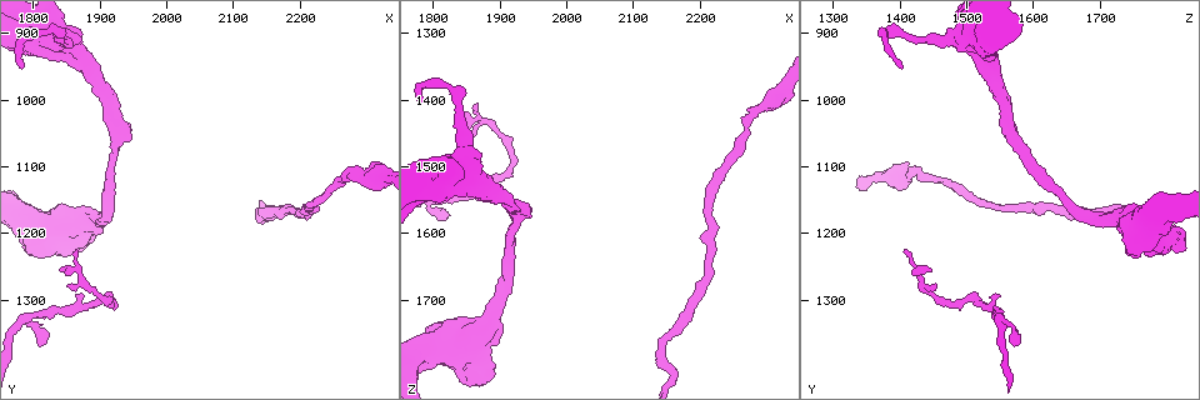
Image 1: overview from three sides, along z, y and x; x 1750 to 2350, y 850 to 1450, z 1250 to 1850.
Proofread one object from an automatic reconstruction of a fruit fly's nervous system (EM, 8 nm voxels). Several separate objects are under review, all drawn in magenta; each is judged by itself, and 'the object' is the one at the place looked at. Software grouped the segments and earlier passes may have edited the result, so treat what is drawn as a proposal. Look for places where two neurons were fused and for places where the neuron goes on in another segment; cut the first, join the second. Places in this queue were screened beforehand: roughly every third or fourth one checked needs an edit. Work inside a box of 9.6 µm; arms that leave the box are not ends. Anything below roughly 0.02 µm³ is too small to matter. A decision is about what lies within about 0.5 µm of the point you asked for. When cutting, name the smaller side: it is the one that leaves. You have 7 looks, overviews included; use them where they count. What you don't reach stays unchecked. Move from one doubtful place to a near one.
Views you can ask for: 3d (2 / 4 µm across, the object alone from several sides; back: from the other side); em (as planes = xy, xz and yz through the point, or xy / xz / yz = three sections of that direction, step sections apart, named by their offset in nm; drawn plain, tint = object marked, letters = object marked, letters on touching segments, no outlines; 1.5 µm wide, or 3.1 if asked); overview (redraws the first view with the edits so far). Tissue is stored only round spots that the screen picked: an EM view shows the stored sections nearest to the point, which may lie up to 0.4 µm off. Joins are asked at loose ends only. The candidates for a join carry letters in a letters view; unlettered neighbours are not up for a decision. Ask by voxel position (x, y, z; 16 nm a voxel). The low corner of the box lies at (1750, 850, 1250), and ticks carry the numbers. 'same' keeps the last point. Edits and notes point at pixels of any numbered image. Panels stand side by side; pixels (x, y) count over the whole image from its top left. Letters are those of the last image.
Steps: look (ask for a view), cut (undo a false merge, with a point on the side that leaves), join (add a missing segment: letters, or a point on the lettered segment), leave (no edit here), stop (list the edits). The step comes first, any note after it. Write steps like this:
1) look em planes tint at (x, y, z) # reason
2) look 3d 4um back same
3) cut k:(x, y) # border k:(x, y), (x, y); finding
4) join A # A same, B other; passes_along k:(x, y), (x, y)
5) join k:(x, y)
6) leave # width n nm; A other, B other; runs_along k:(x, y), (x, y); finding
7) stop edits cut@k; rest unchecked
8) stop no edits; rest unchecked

look 3d 4um at (2140, 1170, 1775)

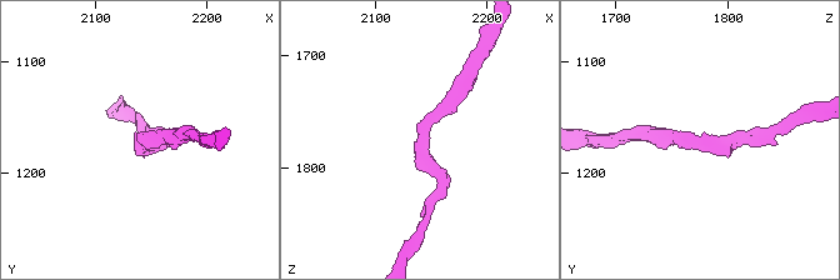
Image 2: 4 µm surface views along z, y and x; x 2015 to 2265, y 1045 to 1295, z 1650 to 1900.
look em planes tint at (2144, 1172, 1774) # arm_widths 220, 240 nm

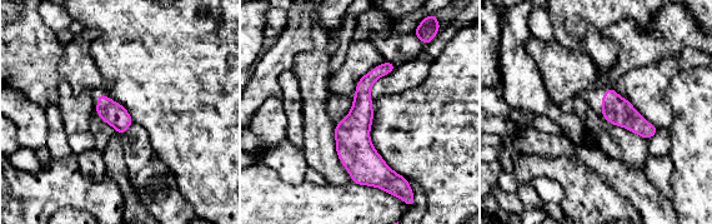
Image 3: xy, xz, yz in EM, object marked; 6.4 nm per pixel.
look em planes letters same

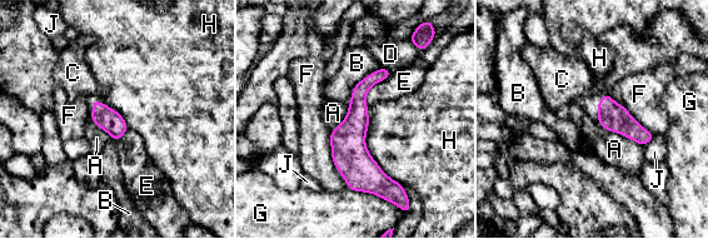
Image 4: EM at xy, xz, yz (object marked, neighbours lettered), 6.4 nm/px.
leave # width 140 nm; A other, B other, C other, D other, E other, F other, G other, H other, J other; all the same neuron

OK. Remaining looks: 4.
look 3d 4um back at (2280, 1110, 1415)

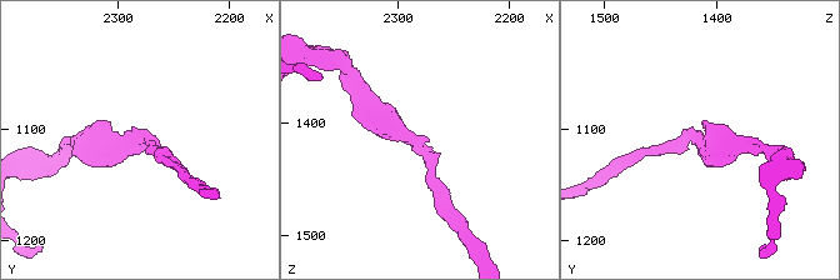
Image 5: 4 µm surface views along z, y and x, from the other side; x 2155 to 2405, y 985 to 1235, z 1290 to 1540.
look em xz step 8 letters at (2284, 1112, 1418)

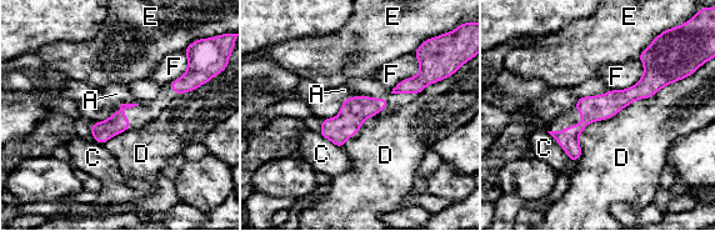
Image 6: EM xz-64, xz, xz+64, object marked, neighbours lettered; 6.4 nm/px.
look em planes letters same # cut it another way

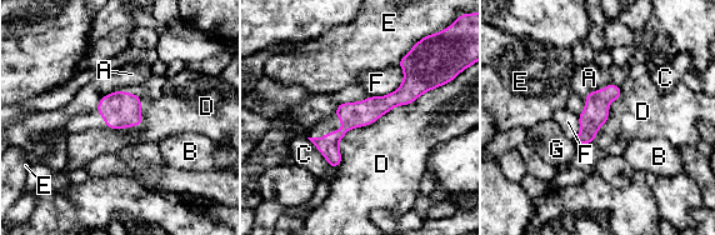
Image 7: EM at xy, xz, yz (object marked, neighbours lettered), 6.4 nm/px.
leave # A other, B other, C other, D other, E other, F other, G other; runs_along 7:(428, 86), (315, 140); one neuron here

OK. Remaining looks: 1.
stop no edits; rest unchecked

